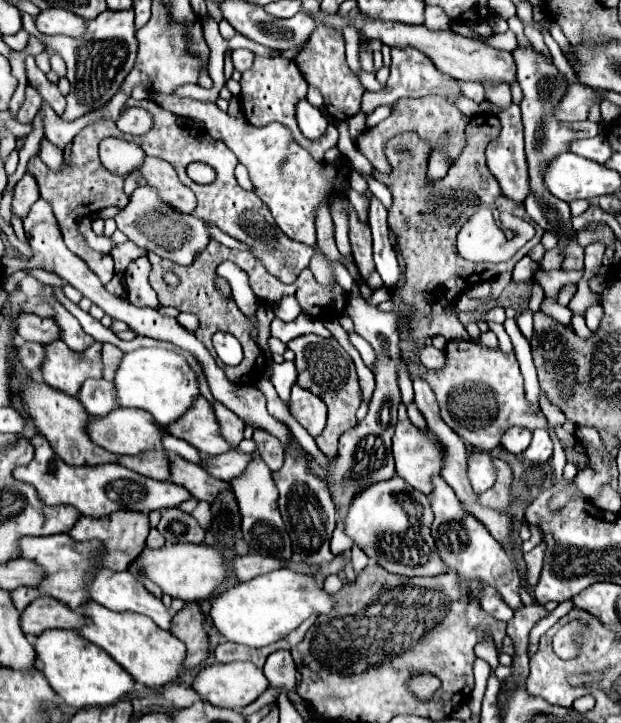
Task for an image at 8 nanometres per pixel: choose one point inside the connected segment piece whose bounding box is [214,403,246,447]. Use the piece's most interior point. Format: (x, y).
(233, 427)

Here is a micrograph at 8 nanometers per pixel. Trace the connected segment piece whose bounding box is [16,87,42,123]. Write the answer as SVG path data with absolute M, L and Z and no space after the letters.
M26 87L26 101L24 101L24 105L20 107L16 119L18 119L20 123L32 123L32 119L34 119L34 115L38 113L40 105L42 105L40 93L38 93L34 87Z

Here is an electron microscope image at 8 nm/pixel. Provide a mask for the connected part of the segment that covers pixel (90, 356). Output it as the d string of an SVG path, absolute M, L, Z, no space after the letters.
M64 341L50 343L50 345L46 345L46 359L42 363L44 381L50 387L54 387L54 389L60 389L60 391L64 391L68 395L76 395L86 379L102 379L102 359L100 359L100 353L102 353L102 343L94 343L84 353L72 351Z

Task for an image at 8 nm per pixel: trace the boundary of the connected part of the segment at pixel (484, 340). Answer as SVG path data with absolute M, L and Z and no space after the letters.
M487 331L485 333L482 333L480 337L476 339L472 339L472 341L476 342L477 344L480 344L482 346L485 346L489 349L497 349L499 348L498 339L493 331Z

